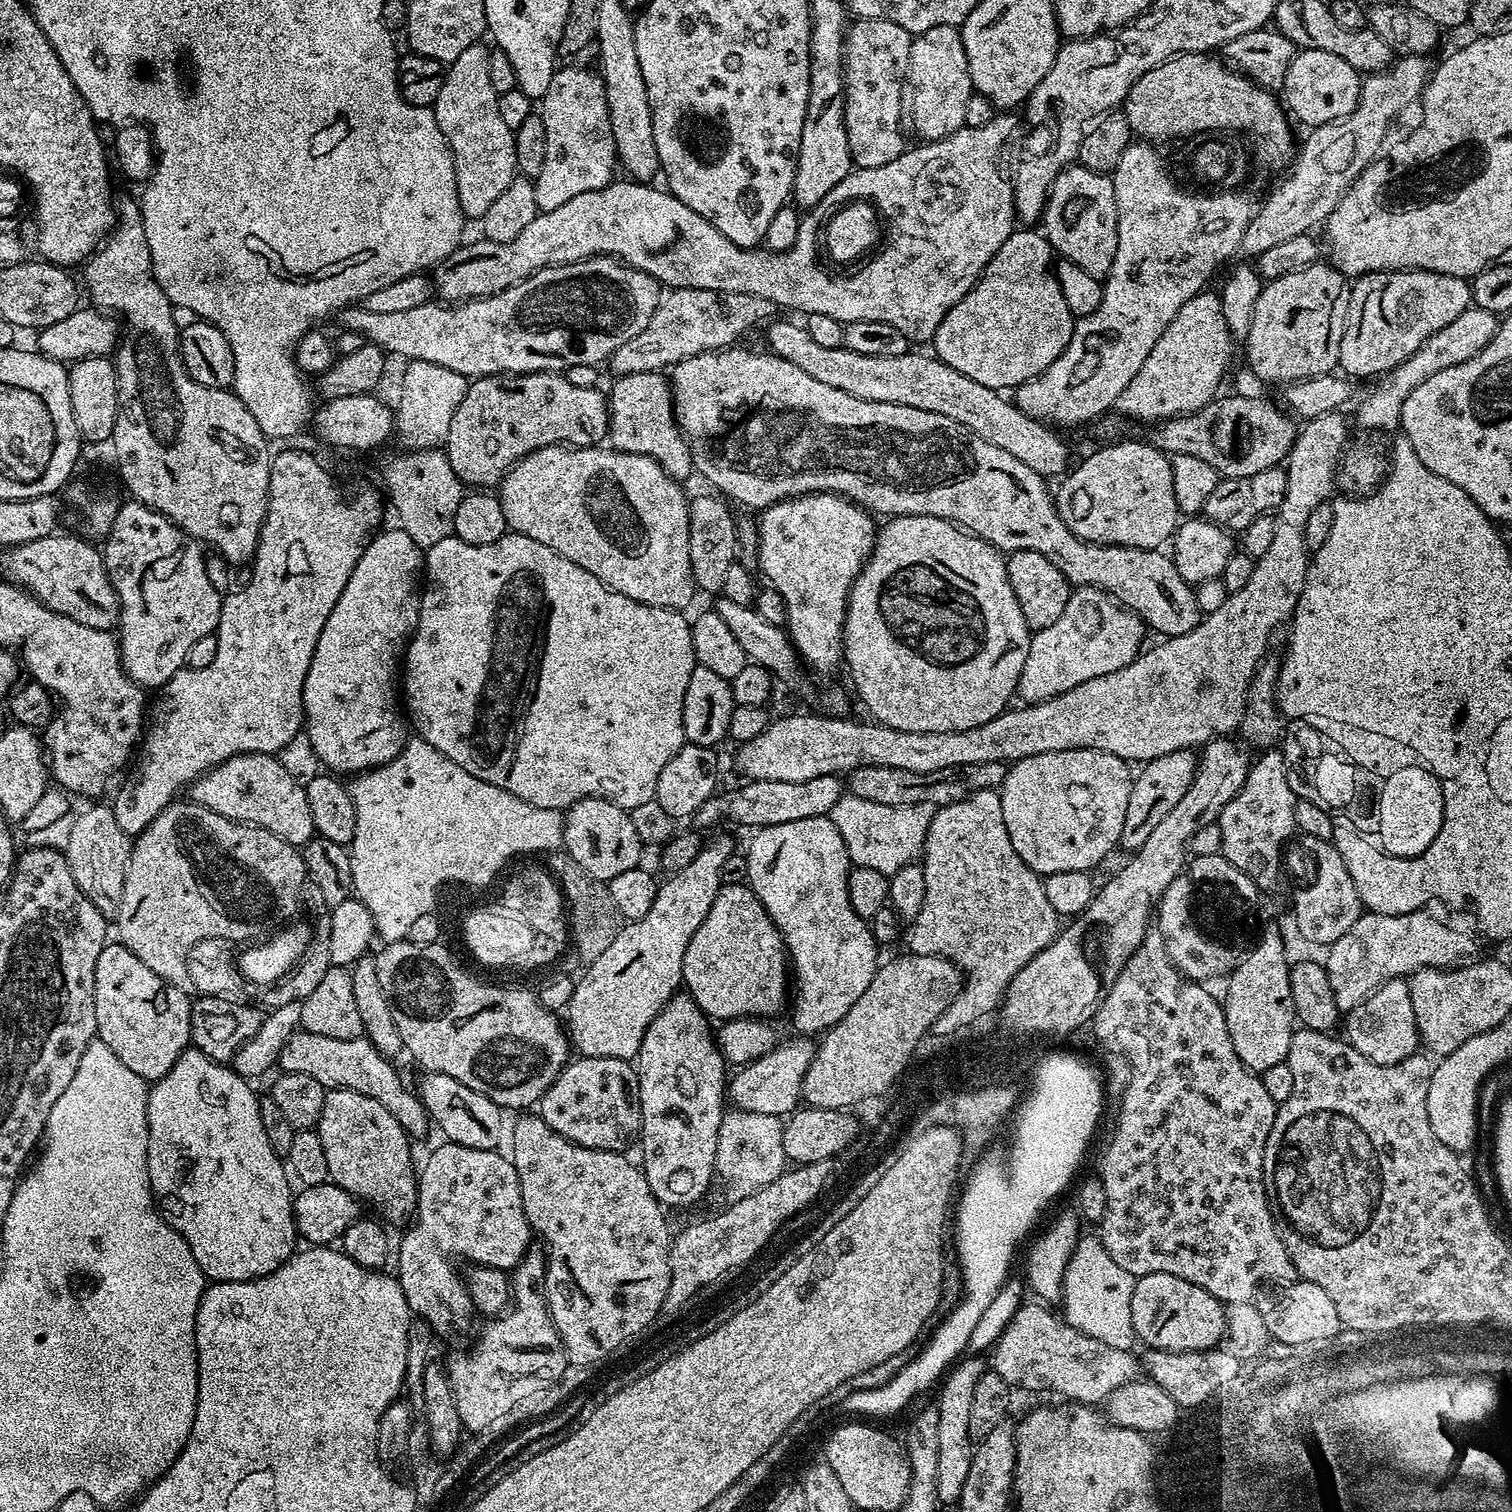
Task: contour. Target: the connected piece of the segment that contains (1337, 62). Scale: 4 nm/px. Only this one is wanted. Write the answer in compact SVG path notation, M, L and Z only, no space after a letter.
M1305 48L1297 51L1290 62L1290 70L1286 70L1282 100L1287 111L1307 126L1325 124L1346 118L1355 110L1361 83L1361 73L1356 72L1350 62L1326 54L1326 50Z

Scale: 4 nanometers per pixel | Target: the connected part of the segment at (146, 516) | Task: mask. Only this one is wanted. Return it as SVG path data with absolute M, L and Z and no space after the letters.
M131 498L121 503L112 531L103 541L104 565L120 599L120 660L124 664L124 673L145 690L163 689L168 679L187 665L190 646L213 635L220 621L222 592L212 585L208 564L200 548L201 545L174 521L166 519L161 512L156 512L142 501Z

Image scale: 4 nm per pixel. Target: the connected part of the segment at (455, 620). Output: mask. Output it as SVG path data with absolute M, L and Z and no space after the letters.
M509 531L502 538L498 538L498 542L490 542L490 546L470 546L470 542L462 542L454 534L442 539L442 542L437 542L432 548L427 549L426 580L427 576L428 585L425 583L422 588L420 617L416 623L416 631L412 633L402 656L402 700L406 705L407 719L417 737L430 742L430 746L434 746L434 750L446 754L446 758L450 758L450 762L458 762L458 766L462 766L462 770L474 774L474 778L482 778L482 782L490 782L490 786L498 786L502 790L514 794L514 798L522 798L522 802L530 802L539 808L566 810L571 804L582 798L601 796L603 800L614 802L619 808L630 810L634 806L642 806L642 802L656 799L658 774L662 774L662 766L666 766L666 762L670 762L670 758L674 758L674 754L678 754L678 750L686 742L682 730L682 702L686 698L686 685L690 683L690 674L697 666L692 641L692 625L689 617L684 617L683 611L634 602L634 598L626 598L613 588L607 588L601 580L594 578L594 574L590 574L590 570L582 570L582 566L574 566L574 562L570 562L570 558L562 558L562 554L550 550L550 546L542 546L542 542L534 542L534 538L526 538L514 531Z

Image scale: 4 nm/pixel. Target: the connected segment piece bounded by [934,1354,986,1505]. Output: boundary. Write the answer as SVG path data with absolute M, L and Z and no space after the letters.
M968 1354L963 1357L943 1377L939 1385L940 1397L934 1400L938 1410L938 1474L936 1475L936 1499L941 1505L955 1505L962 1494L962 1485L966 1483L966 1474L970 1474L970 1462L974 1451L974 1441L970 1434L970 1405L974 1386L978 1378L986 1371L981 1357Z

